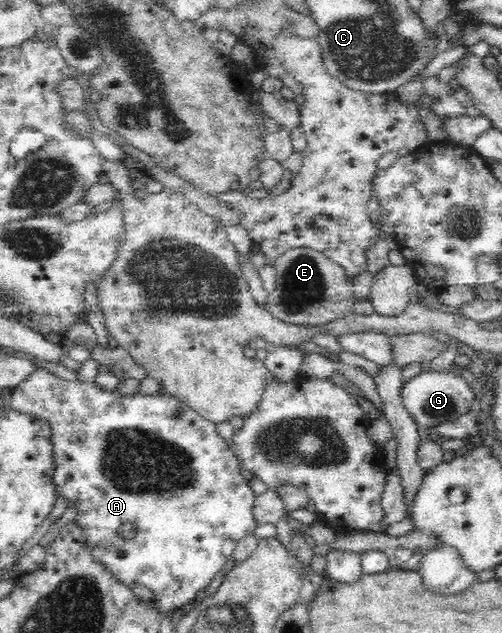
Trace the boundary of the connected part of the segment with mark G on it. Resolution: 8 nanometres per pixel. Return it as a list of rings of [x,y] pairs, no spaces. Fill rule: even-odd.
[[[430,369],[428,372],[421,372],[404,382],[403,391],[401,391],[405,406],[409,414],[417,424],[433,428],[441,426],[443,423],[455,421],[457,417],[467,413],[472,404],[476,404],[477,393],[473,391],[471,383],[459,375],[452,372],[437,372]]]

